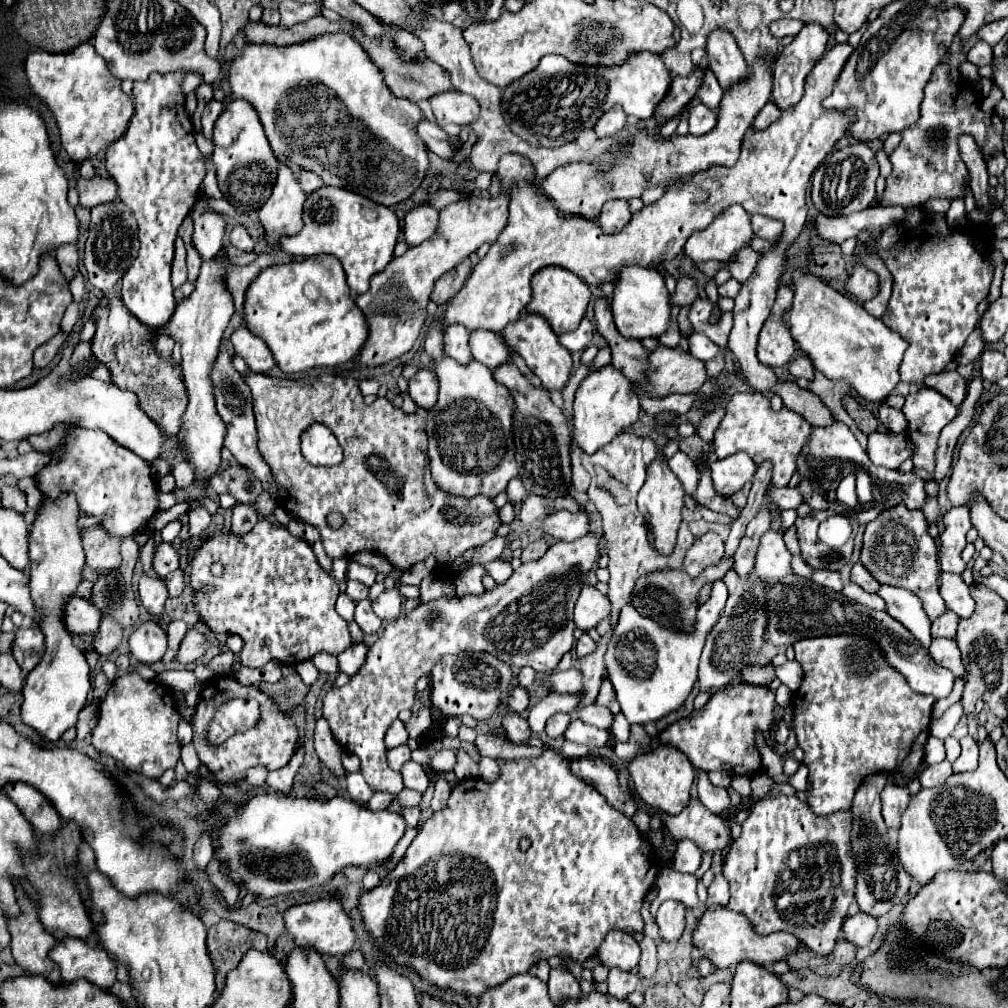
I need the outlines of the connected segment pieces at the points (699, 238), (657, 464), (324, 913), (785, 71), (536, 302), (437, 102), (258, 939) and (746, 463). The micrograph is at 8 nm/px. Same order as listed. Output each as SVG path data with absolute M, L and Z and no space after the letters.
M727 207L713 223L701 231L693 231L685 243L685 255L699 261L729 261L733 253L743 249L753 239L749 215L743 207Z
M659 455L649 467L647 467L647 481L643 489L637 495L637 507L641 513L645 513L647 527L653 535L653 545L659 555L671 555L677 539L677 531L681 525L681 509L683 509L683 487L681 481L675 477L675 473L669 469L667 461Z
M319 899L319 901L295 905L287 909L285 921L287 921L287 931L295 937L295 945L299 947L311 945L323 955L345 955L353 949L353 941L355 941L353 921L337 899Z
M807 23L799 31L795 41L791 45L783 47L783 53L775 61L773 93L771 93L771 101L781 111L789 111L803 97L803 81L805 81L807 73L813 69L813 65L819 61L819 57L823 57L825 49L827 49L827 39L829 39L829 35L827 35L827 31L819 23Z
M549 265L549 267L539 269L533 275L531 287L533 287L533 297L531 297L531 303L527 305L527 311L543 315L553 325L553 331L557 335L575 329L581 323L581 319L585 317L591 293L589 293L589 287L575 273L563 267L557 267L557 265Z
M455 89L433 95L429 103L441 127L447 123L465 125L465 123L475 121L475 117L479 115L479 103L471 95L465 95Z
M219 921L209 927L207 947L215 967L216 990L223 991L227 971L239 965L239 959L247 949L267 949L267 937L233 921Z
M735 453L727 459L719 459L711 463L713 485L721 495L733 495L747 481L753 481L757 471L755 461L747 453Z

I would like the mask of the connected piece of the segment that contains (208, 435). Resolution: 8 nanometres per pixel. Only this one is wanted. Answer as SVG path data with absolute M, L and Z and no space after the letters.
M211 259L201 265L201 273L195 283L195 291L191 297L177 303L177 309L171 317L171 321L163 327L163 333L171 335L175 341L181 343L181 367L183 377L189 393L189 407L183 415L183 429L181 429L181 455L193 465L195 469L195 481L205 483L221 465L221 449L225 439L225 423L219 419L219 413L215 409L215 397L213 397L213 383L211 383L211 369L219 355L219 345L225 327L229 325L229 319L233 315L233 301L231 293L223 289L223 279L219 277L223 273L223 267Z

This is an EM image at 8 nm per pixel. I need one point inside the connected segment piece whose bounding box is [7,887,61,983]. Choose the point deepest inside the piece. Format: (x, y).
(30, 943)

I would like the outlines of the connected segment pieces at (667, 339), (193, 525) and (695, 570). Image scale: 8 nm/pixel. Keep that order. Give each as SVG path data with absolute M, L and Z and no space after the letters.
M675 306L671 309L672 323L670 328L659 338L661 344L667 347L676 347L679 345L681 339L681 333L679 331L677 316L679 314L680 307Z
M197 507L189 511L189 533L191 537L199 537L211 523L211 515L207 513L205 507Z
M709 531L699 539L695 539L695 543L689 547L683 569L691 577L697 577L703 569L707 569L709 565L715 565L721 557L723 557L723 541L717 533Z

